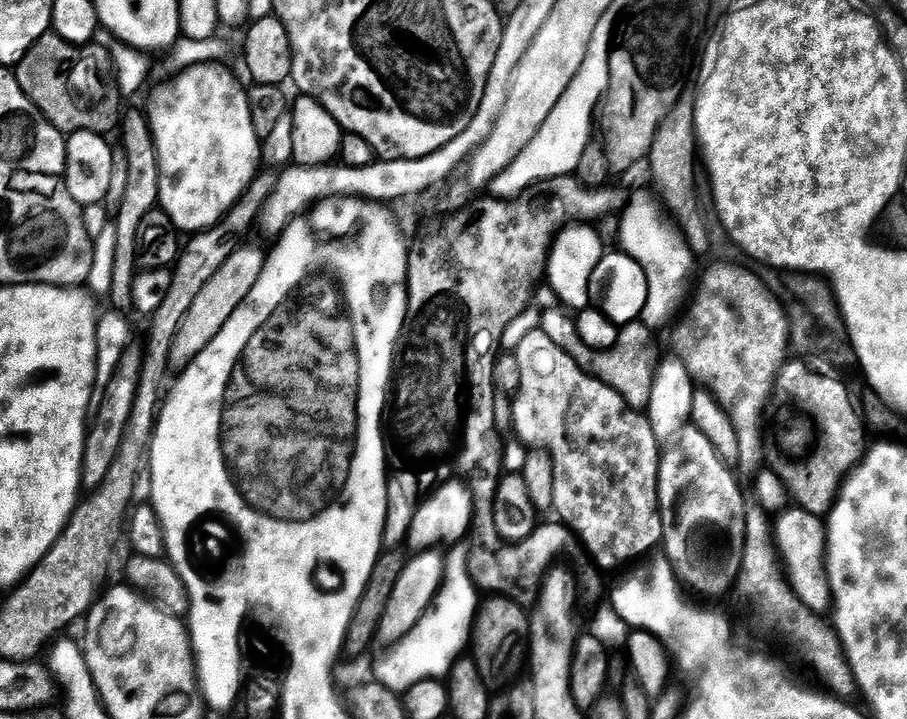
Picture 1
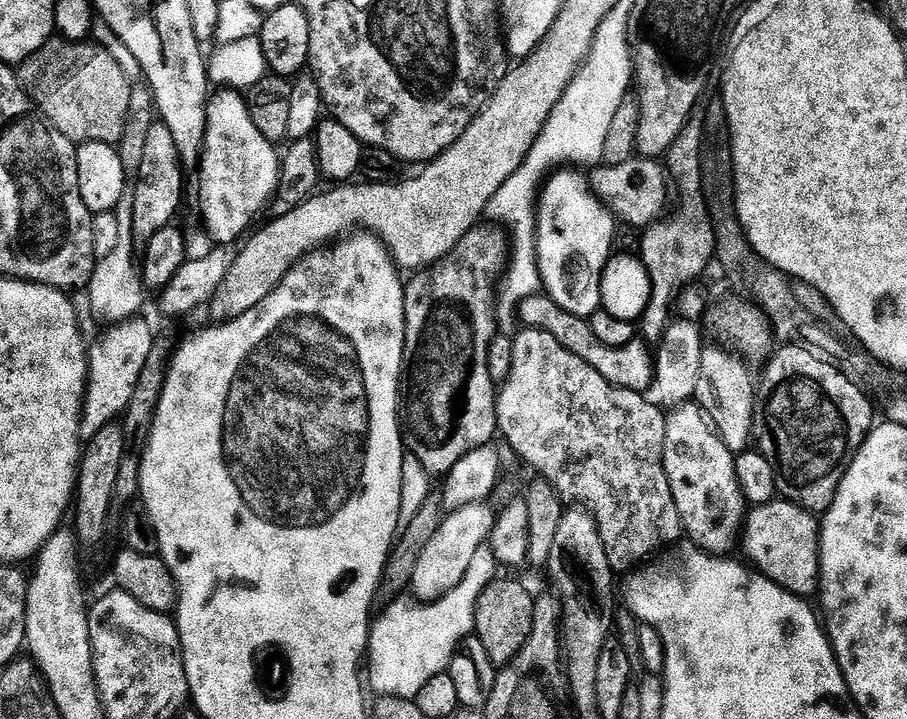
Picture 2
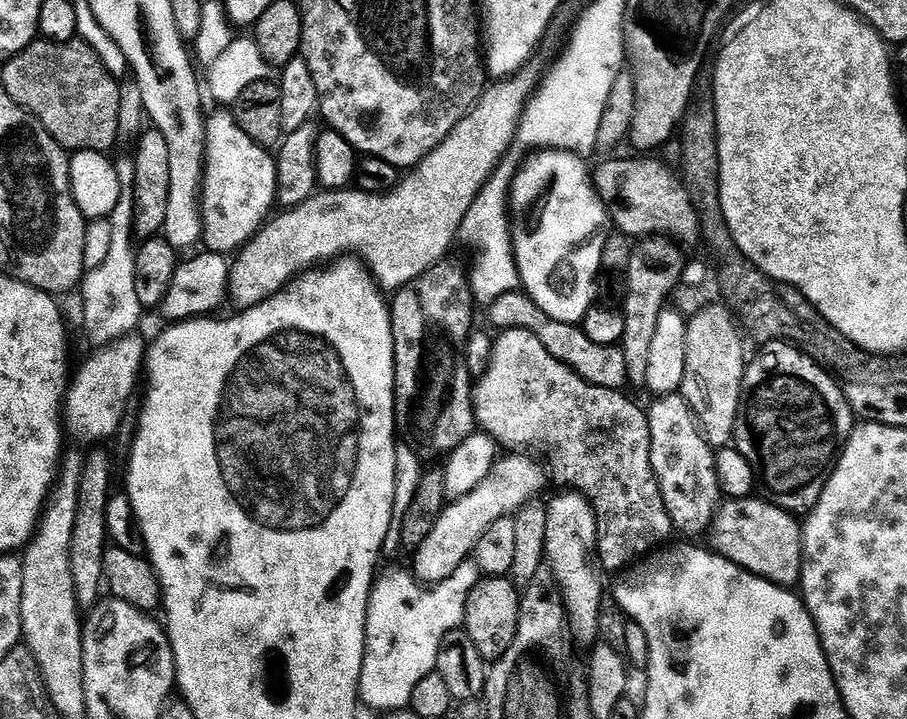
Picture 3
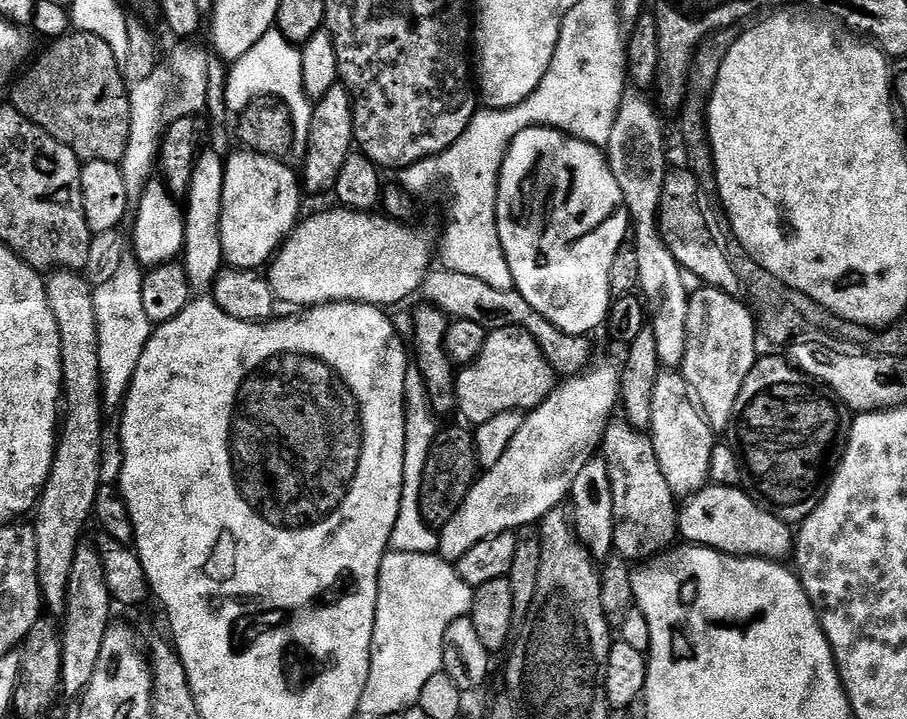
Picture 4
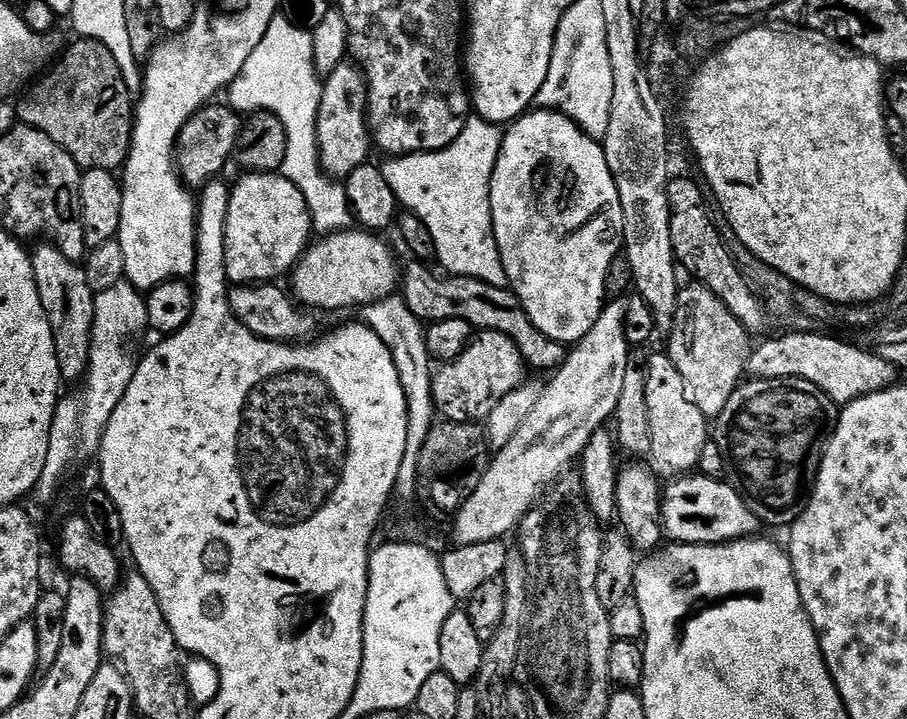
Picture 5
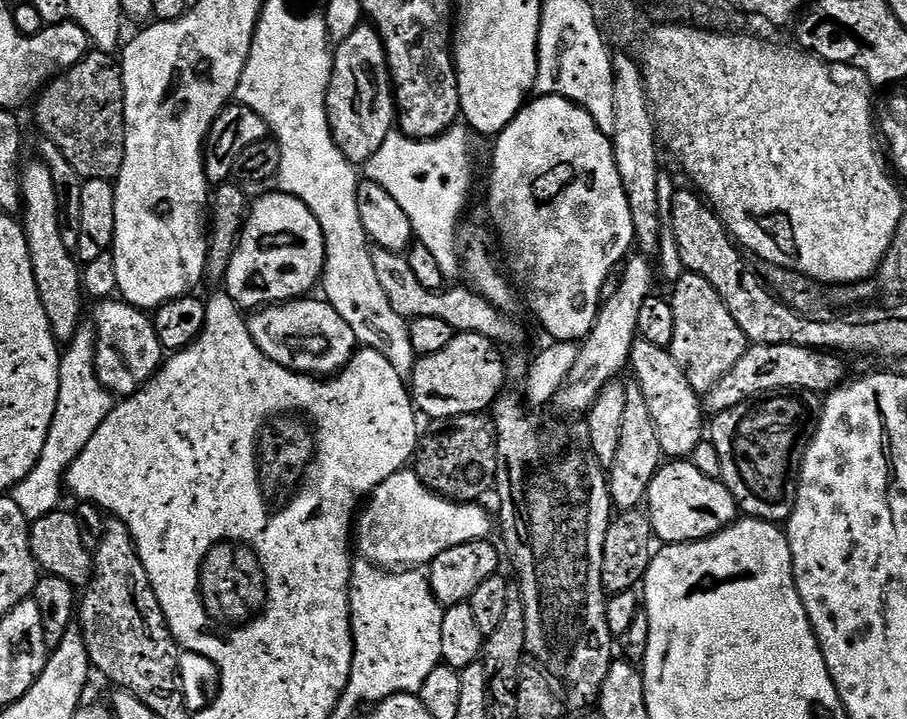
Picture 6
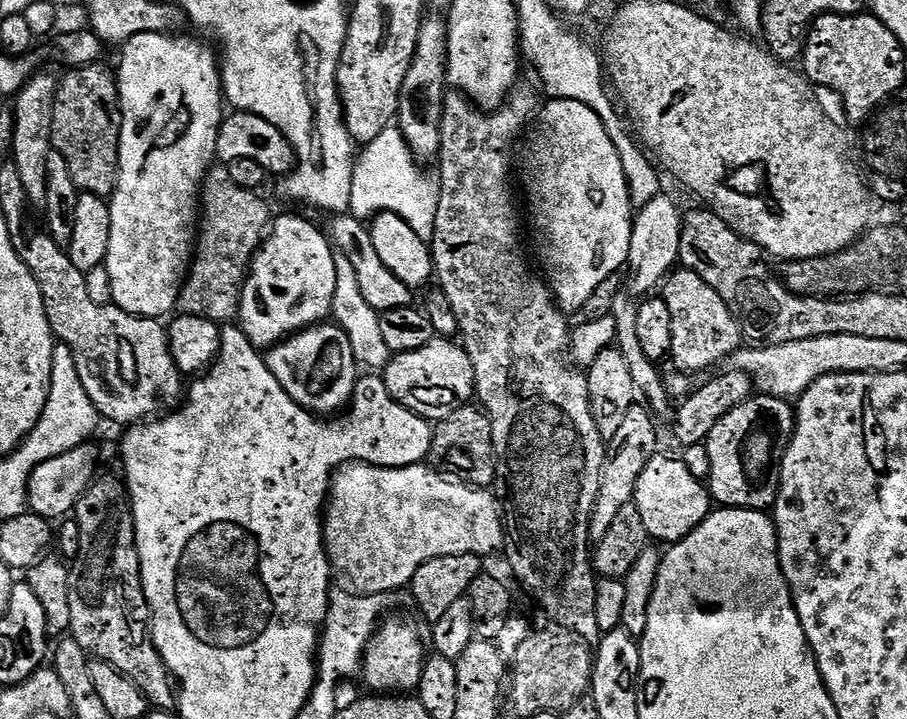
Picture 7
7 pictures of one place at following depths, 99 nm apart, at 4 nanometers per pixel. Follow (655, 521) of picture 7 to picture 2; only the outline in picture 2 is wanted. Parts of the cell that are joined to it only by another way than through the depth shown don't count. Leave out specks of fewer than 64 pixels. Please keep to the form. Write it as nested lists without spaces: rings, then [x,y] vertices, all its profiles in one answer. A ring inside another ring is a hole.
[[[783,498],[772,500],[769,504],[753,507],[747,513],[742,529],[742,548],[748,551],[751,563],[768,579],[774,581],[779,588],[794,593],[801,598],[812,598],[820,587],[820,530],[822,524],[813,513],[792,504]]]

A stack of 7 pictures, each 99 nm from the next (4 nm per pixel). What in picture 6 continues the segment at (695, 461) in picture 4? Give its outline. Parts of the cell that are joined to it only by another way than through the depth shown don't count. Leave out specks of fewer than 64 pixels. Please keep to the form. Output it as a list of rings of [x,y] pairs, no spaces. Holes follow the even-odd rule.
[[[636,338],[632,344],[631,371],[636,371],[635,383],[646,394],[646,406],[650,406],[650,418],[654,418],[654,430],[658,430],[658,442],[665,457],[688,458],[700,444],[700,435],[706,432],[706,413],[702,407],[701,393],[695,392],[686,382],[686,374],[674,362],[671,351],[654,342]]]

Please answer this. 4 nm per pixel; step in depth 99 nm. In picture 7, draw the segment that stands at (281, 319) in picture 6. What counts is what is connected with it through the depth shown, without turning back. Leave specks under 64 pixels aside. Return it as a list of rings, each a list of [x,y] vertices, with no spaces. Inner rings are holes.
[[[321,322],[304,328],[267,349],[266,359],[270,374],[278,378],[282,390],[308,412],[328,418],[343,413],[351,405],[356,392],[358,361],[350,346],[350,338],[339,324]]]

